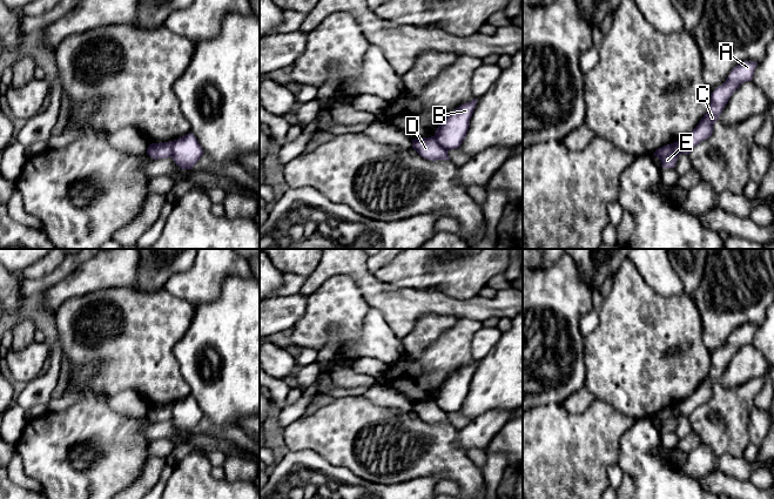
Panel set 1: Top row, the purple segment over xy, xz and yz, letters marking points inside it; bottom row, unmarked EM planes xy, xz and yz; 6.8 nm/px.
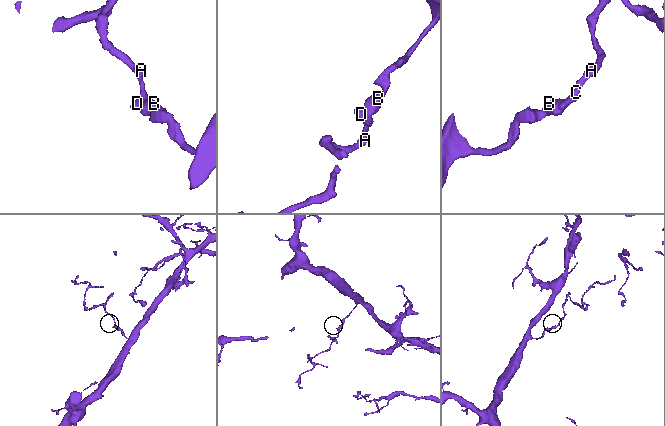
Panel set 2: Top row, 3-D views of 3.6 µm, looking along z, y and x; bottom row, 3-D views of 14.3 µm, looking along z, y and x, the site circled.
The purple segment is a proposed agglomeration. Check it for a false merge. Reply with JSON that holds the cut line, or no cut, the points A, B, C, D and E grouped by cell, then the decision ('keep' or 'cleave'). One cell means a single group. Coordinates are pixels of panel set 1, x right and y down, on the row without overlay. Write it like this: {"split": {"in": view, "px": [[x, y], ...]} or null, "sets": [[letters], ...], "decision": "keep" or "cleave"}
{"split": {"in": "xy", "px": [[174, 404], [170, 419]]}, "sets": [["A", "C", "D"], ["B", "E"]], "decision": "cleave"}

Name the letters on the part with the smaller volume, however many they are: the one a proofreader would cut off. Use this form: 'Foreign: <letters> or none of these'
Foreign: A, C, D

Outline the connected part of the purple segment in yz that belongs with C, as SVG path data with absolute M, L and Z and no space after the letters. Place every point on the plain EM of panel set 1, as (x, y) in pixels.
M743 324L736 328L727 343L711 356L711 369L699 387L686 399L677 404L679 418L688 418L692 412L707 403L713 395L714 386L719 383L732 357L746 344L752 344L758 325Z

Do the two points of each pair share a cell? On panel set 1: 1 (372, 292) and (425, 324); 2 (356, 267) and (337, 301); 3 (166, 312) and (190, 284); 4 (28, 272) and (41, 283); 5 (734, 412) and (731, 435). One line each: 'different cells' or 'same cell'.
1: different cells
2: different cells
3: different cells
4: different cells
5: same cell

